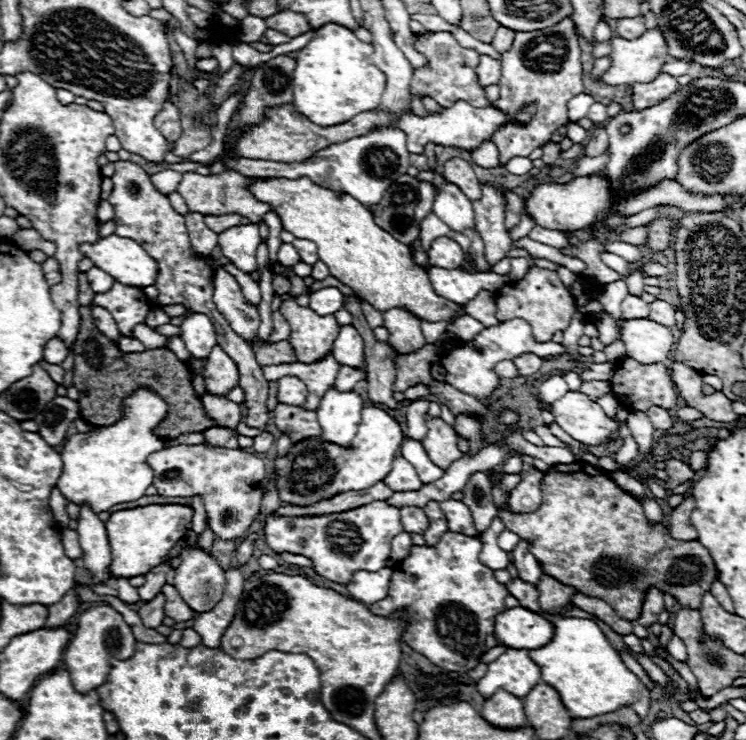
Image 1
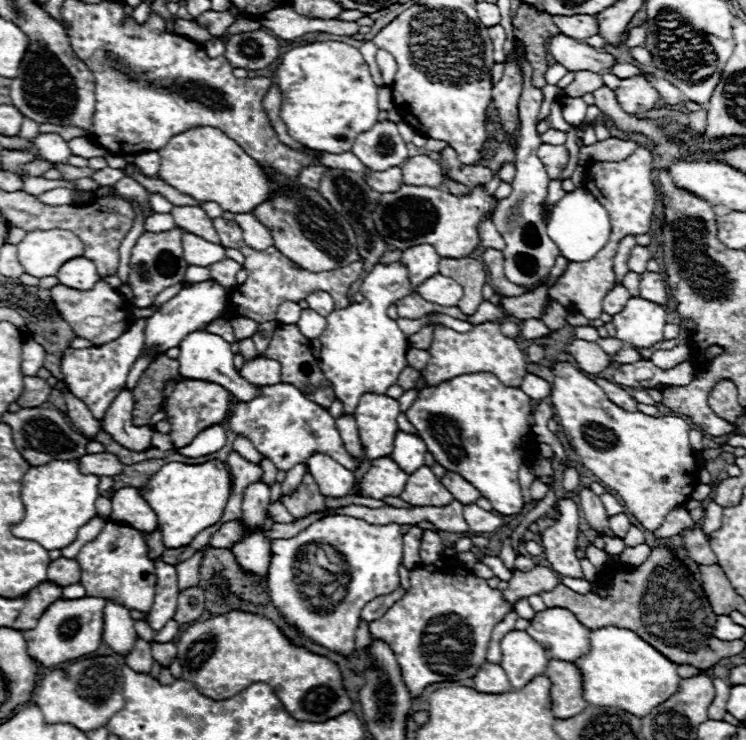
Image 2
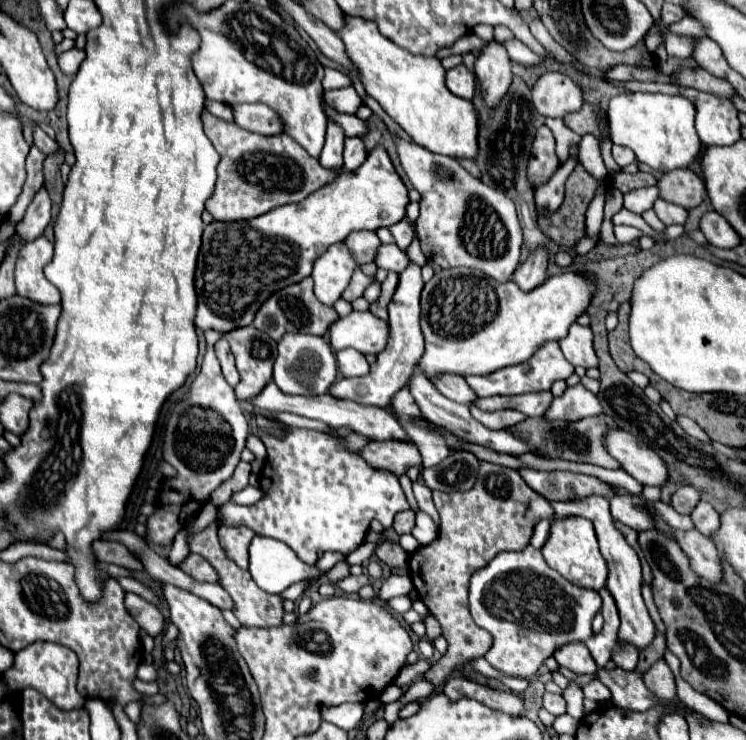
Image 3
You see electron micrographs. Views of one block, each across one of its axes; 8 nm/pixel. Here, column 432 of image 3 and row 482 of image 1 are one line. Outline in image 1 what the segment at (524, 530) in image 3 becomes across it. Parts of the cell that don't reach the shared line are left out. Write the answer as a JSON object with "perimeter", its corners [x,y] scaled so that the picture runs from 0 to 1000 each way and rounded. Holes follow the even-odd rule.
{"perimeter":[[[777,622],[767,627],[737,630],[727,646],[724,662],[727,681],[721,689],[689,695],[678,676],[676,686],[668,692],[668,700],[684,719],[694,722],[697,730],[710,732],[710,746],[721,757],[729,776],[772,795],[786,805],[810,811],[831,835],[845,841],[858,835],[863,805],[874,792],[901,803],[914,822],[938,822],[941,803],[952,797],[954,786],[962,781],[962,773],[949,743],[936,730],[925,730],[922,735],[901,730],[893,711],[871,711],[853,673],[836,665],[815,641]],[[893,622],[891,628],[890,635],[893,635],[895,643],[895,647],[890,651],[891,661],[902,662],[912,654],[928,649],[928,643],[930,643],[930,635],[912,622]]]}

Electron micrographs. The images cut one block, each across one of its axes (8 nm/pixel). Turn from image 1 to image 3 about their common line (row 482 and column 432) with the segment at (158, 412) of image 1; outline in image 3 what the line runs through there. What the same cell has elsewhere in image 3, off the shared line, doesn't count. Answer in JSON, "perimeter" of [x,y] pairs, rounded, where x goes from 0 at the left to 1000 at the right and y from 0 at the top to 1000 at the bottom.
{"perimeter":[[[461,22],[461,35],[450,43],[461,57],[469,86],[480,95],[491,127],[501,130],[515,151],[525,157],[558,195],[576,205],[606,214],[635,214],[641,200],[641,154],[630,135],[611,132],[595,114],[595,92],[587,78],[550,73],[515,51],[499,27]]]}

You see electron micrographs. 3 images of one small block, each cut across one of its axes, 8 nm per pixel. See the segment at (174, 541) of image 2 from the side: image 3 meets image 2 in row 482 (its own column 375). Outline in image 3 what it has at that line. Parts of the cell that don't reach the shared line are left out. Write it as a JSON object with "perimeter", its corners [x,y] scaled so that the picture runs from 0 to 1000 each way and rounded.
{"perimeter":[[[504,197],[480,230],[458,230],[448,246],[416,262],[402,276],[375,278],[327,300],[279,303],[263,362],[263,441],[300,451],[338,438],[349,411],[365,395],[416,373],[421,351],[440,332],[461,327],[475,311],[507,311],[536,300],[544,292],[547,273],[547,257],[528,230],[517,200]]]}

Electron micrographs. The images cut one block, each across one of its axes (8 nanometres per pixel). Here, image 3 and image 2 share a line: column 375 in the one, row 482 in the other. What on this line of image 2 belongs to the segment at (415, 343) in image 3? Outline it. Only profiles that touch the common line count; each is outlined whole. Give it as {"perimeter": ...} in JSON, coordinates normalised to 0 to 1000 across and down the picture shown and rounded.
{"perimeter":[[[523,619],[499,622],[499,632],[491,638],[485,651],[485,665],[493,673],[512,676],[517,670],[536,670],[547,649],[547,641]]]}

